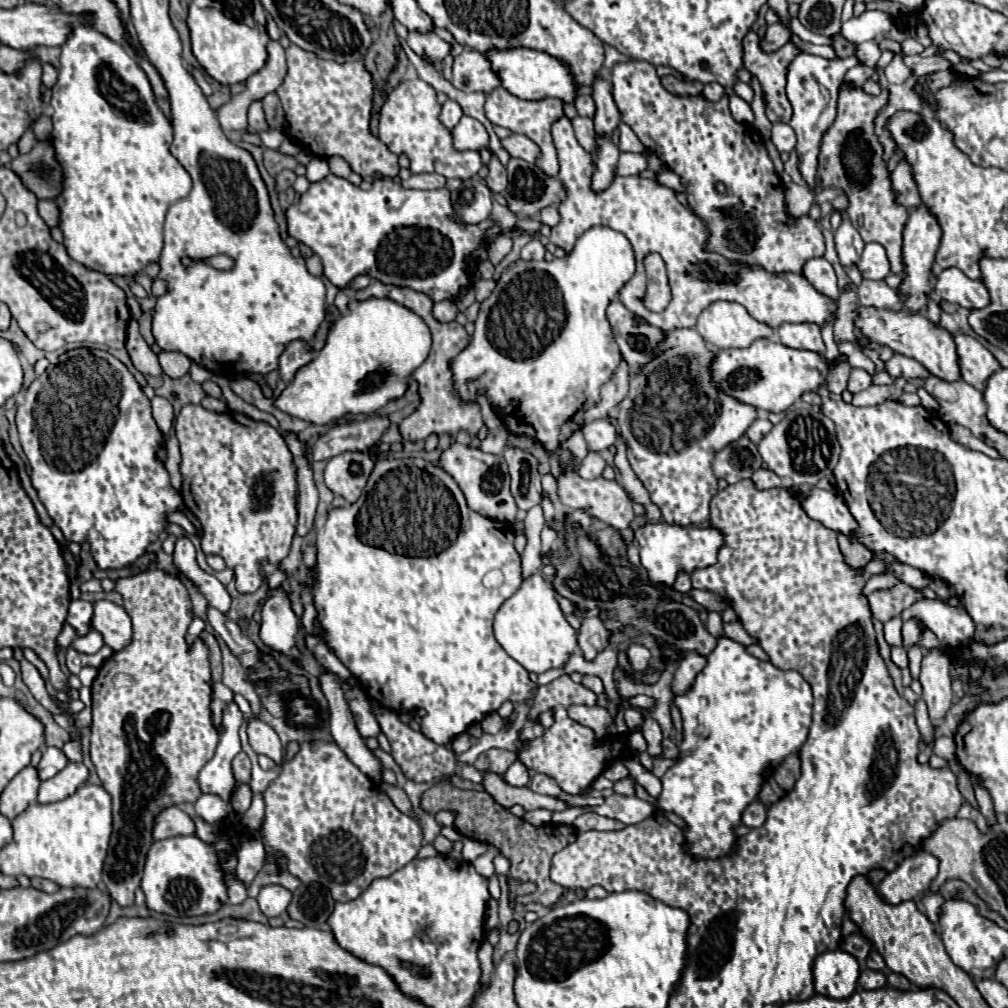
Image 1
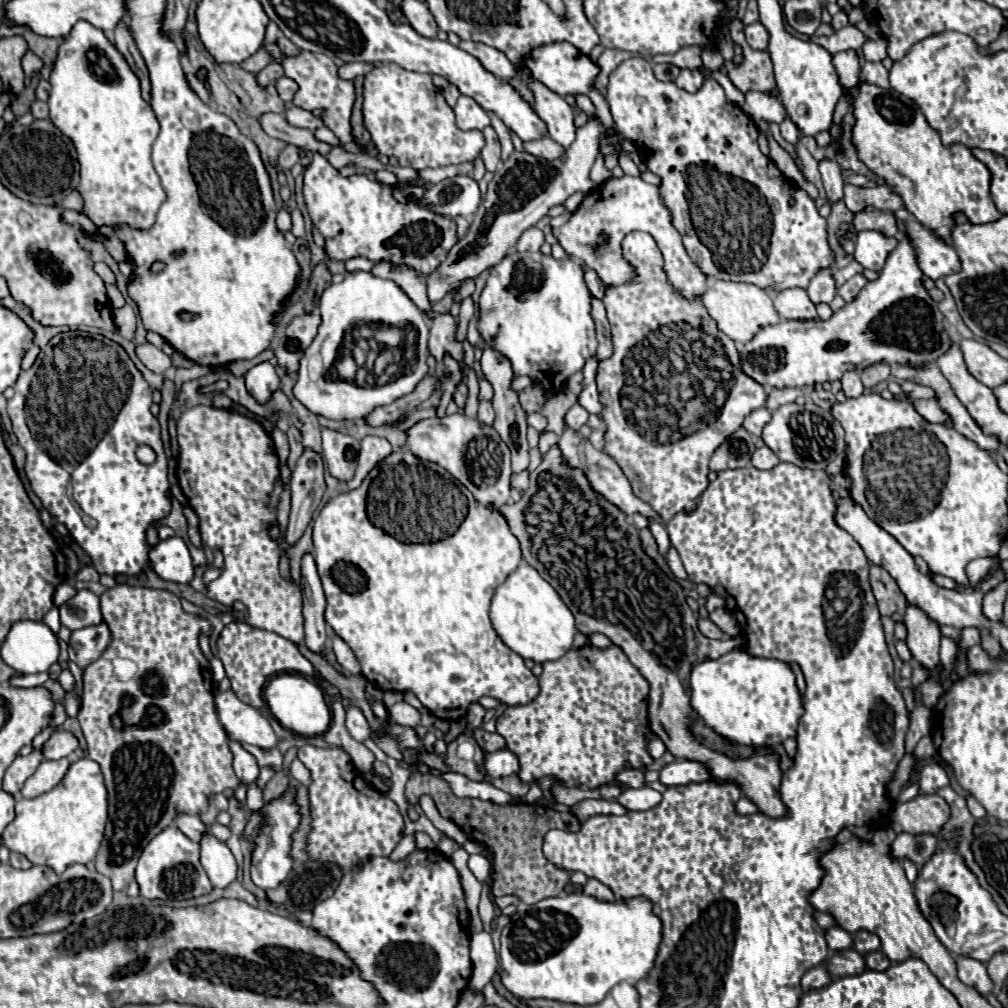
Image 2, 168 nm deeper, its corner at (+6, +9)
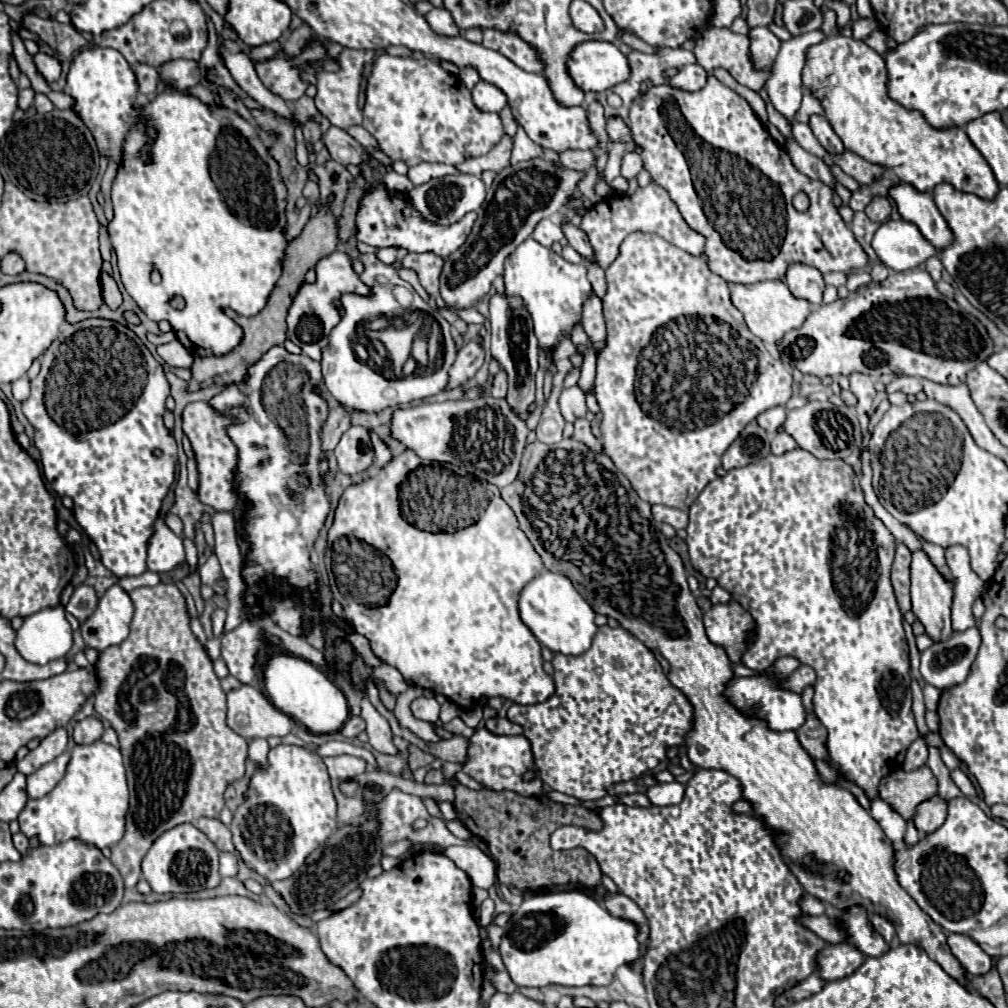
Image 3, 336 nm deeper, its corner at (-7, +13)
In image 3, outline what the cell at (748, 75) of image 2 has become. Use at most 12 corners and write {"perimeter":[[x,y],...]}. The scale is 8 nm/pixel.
{"perimeter":[[707,29],[693,49],[711,73],[727,69],[741,85],[761,91],[769,73],[755,71],[749,37]]}

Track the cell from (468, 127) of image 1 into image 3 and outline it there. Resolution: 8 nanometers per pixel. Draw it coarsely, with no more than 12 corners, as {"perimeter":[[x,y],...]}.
{"perimeter":[[479,81],[473,101],[481,111],[499,113],[507,105],[505,93]]}

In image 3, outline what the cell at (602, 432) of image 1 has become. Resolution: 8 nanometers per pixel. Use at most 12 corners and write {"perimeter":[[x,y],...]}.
{"perimeter":[[563,389],[559,407],[565,421],[585,417],[585,393]]}

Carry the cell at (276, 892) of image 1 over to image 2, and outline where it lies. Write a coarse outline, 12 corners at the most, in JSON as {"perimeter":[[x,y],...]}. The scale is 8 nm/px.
{"perimeter":[[292,793],[264,807],[268,825],[254,837],[252,881],[268,891],[292,869],[298,827]]}

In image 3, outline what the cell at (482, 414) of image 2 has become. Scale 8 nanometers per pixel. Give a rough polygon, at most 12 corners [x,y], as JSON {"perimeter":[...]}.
{"perimeter":[[499,369],[495,375],[491,395],[505,397],[507,377]]}

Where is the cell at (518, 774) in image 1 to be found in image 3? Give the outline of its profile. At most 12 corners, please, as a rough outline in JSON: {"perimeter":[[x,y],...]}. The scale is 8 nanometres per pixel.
{"perimeter":[[475,729],[463,771],[491,791],[539,795],[525,735]]}

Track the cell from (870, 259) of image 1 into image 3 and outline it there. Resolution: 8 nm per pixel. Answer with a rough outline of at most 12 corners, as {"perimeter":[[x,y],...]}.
{"perimeter":[[885,221],[873,249],[893,271],[915,269],[937,249],[917,225]]}

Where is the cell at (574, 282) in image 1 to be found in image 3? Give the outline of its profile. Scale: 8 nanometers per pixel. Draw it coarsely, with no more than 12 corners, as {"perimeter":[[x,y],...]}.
{"perimeter":[[535,239],[505,259],[505,293],[523,297],[539,347],[581,321],[591,283]]}

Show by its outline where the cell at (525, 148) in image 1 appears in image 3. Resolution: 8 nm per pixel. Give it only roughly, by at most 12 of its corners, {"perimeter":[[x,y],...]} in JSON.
{"perimeter":[[565,151],[559,157],[567,169],[587,173],[595,167],[593,151]]}

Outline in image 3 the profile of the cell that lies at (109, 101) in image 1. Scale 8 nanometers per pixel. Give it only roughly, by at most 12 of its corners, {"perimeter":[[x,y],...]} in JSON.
{"perimeter":[[115,49],[71,63],[65,93],[101,155],[119,163],[141,113],[137,79]]}

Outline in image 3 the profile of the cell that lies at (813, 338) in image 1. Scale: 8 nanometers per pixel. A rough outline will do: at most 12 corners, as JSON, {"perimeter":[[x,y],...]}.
{"perimeter":[[789,265],[785,283],[795,297],[821,303],[825,283],[809,265]]}

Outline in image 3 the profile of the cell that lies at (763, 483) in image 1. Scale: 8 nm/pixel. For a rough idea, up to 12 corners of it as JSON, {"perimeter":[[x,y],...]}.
{"perimeter":[[779,431],[771,441],[771,453],[793,451],[797,443],[789,433]]}

